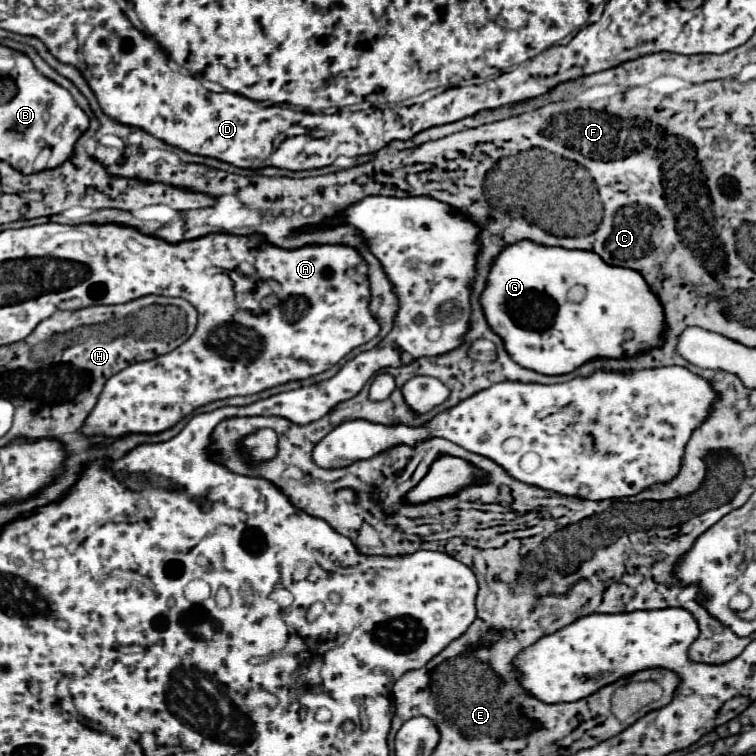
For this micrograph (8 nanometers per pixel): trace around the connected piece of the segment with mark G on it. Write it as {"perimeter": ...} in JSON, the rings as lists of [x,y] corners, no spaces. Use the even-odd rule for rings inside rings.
{"perimeter":[[[529,240],[501,250],[493,262],[481,304],[489,326],[503,338],[511,358],[523,368],[547,376],[571,374],[593,358],[631,358],[635,352],[643,352],[643,348],[659,348],[659,336],[663,336],[663,304],[659,304],[659,296],[655,296],[639,272],[609,266],[595,252],[545,248]],[[577,286],[585,288],[581,296],[575,292]]]}

